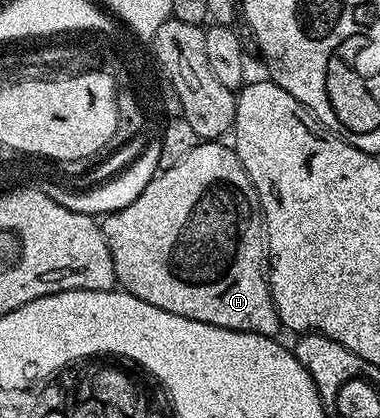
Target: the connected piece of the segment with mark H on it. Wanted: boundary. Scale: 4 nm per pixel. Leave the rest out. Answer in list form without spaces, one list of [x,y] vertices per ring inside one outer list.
[[[206,139],[192,147],[190,151],[174,167],[159,171],[153,179],[128,203],[128,207],[107,213],[101,218],[102,234],[108,243],[108,251],[112,255],[115,282],[125,292],[136,295],[136,299],[144,299],[144,303],[152,303],[152,307],[160,307],[160,311],[172,311],[172,315],[184,315],[184,319],[196,319],[200,323],[208,323],[216,327],[224,327],[232,331],[255,333],[265,337],[277,338],[284,326],[276,311],[276,303],[270,294],[268,280],[268,246],[266,244],[266,222],[262,219],[260,199],[256,195],[256,187],[252,187],[252,179],[244,171],[240,159],[235,155],[229,144],[218,139]]]

